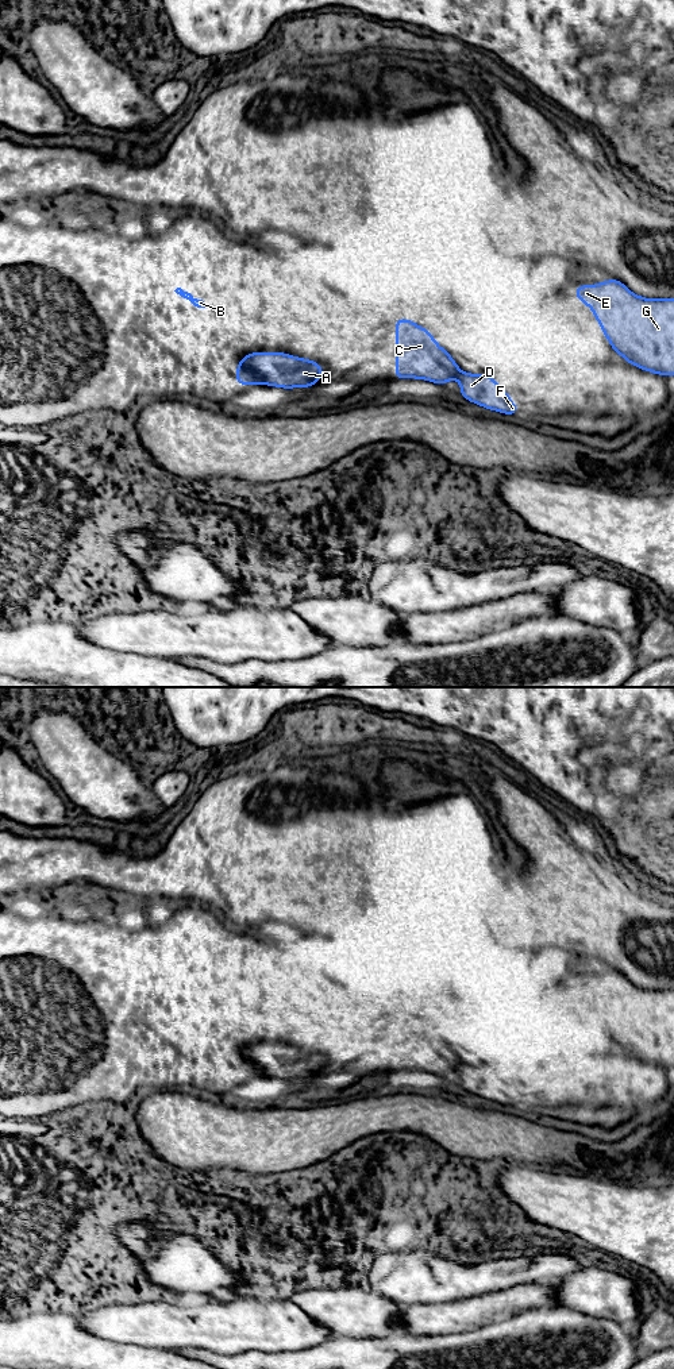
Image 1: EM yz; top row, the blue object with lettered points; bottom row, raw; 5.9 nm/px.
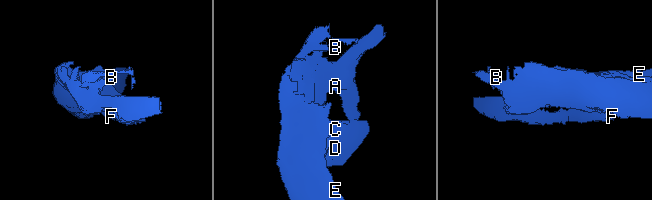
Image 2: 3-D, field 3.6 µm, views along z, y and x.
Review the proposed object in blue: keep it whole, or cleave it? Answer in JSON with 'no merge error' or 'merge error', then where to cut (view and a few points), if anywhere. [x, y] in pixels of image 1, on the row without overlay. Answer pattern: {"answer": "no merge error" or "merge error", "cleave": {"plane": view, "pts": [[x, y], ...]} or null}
{"answer": "merge error", "cleave": {"plane": "yz", "pts": [[241, 1052], [258, 1067], [260, 1074]]}}

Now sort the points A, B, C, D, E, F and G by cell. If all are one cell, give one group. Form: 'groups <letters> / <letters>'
groups A D F / B C E G

